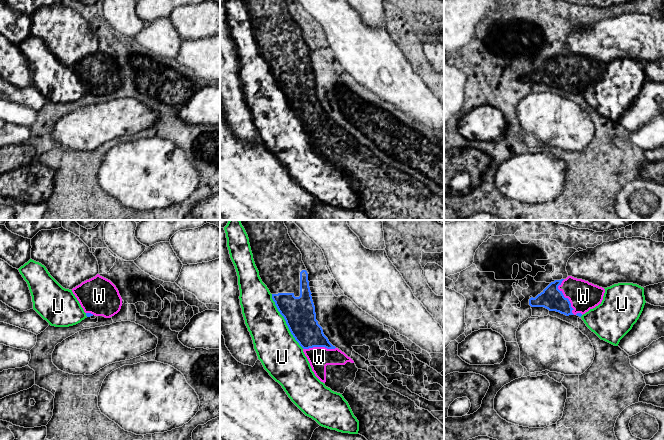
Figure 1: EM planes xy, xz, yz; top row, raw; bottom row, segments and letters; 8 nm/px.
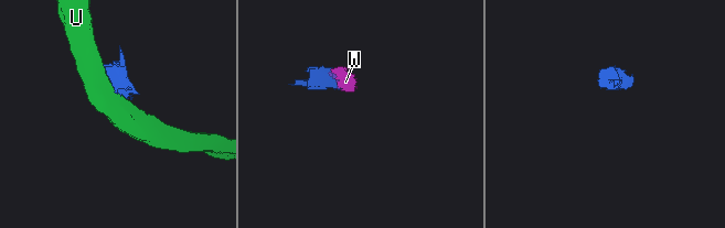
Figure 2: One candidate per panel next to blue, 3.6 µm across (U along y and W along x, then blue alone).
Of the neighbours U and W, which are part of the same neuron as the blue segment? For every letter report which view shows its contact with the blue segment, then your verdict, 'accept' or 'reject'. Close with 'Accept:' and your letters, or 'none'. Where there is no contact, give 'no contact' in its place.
U: xz | reject
W: yz | accept
Accept: W

